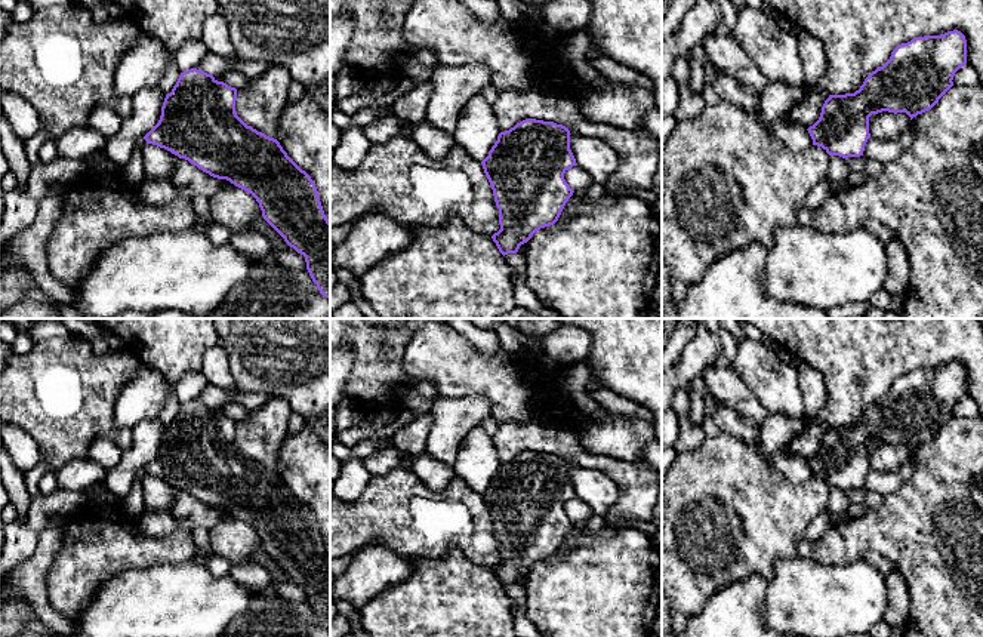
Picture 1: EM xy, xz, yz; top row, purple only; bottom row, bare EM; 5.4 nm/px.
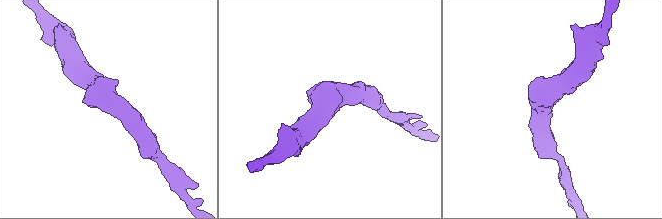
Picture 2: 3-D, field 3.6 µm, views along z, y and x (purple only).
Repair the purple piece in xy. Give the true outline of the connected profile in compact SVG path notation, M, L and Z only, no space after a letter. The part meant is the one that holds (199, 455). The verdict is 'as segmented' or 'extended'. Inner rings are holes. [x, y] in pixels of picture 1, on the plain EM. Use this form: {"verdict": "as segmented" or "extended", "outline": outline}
{"verdict": "as segmented", "outline": "M197 400L184 403L164 430L158 455L144 471L188 492L210 508L227 511L250 524L259 535L264 551L305 588L306 601L320 625L330 630L330 553L324 547L317 518L277 471L247 458L237 447L235 433L235 419Z"}

